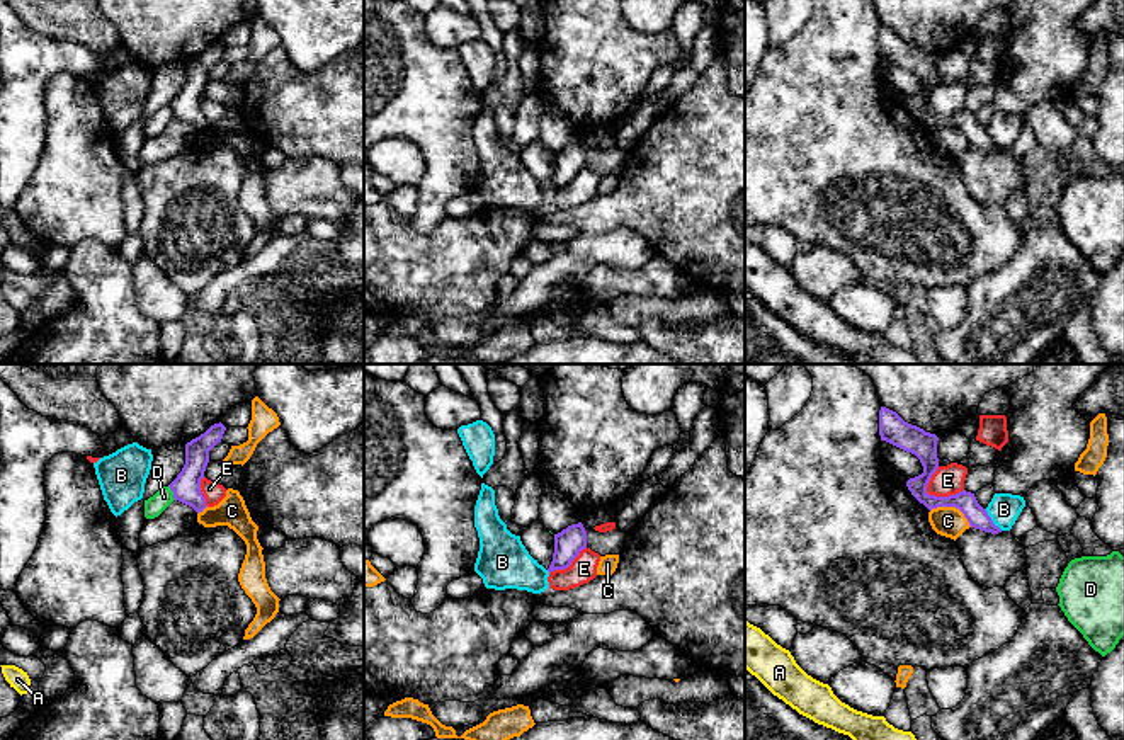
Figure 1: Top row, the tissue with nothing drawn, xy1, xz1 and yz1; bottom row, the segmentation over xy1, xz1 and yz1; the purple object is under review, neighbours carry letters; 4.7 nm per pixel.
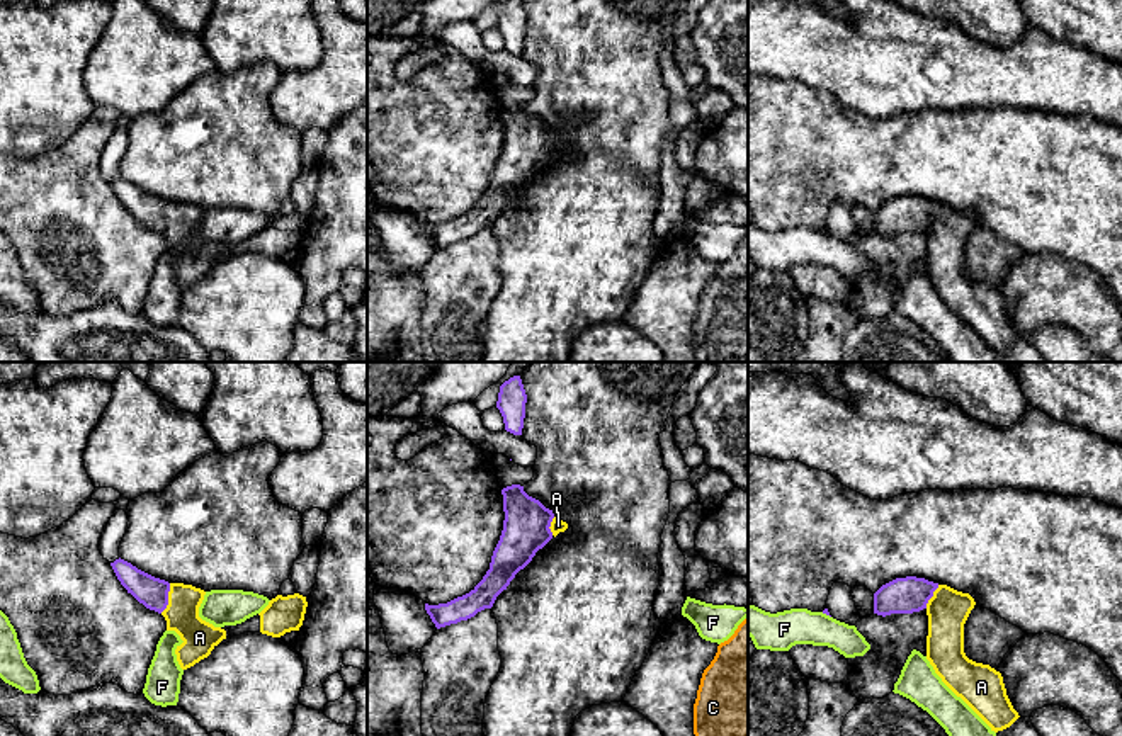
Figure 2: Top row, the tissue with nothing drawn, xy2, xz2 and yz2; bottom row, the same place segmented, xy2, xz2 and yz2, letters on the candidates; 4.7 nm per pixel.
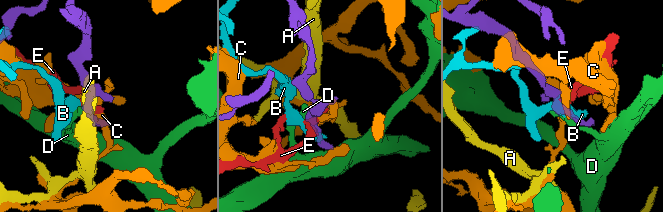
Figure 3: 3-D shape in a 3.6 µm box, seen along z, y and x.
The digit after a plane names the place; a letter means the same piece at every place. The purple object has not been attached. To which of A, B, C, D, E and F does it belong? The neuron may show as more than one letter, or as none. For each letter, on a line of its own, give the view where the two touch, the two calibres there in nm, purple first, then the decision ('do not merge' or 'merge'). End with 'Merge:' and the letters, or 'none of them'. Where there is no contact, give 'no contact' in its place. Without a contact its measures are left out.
A: meets purple in xy2; 150 nm thick on the purple side, 160 nm on the other; merge
B: meets purple in yz1; 100 nm thick on the purple side, 150 nm on the other; do not merge
C: meets purple in yz1; 100 nm thick on the purple side, 140 nm on the other; do not merge
D: meets purple in xy1; 140 nm thick on the purple side, 90 nm on the other; do not merge
E: meets purple in yz1; 110 nm thick on the purple side, 140 nm on the other; do not merge
F: meets purple in yz2; 20 nm thick on the purple side, 180 nm on the other; do not merge
Merge: A

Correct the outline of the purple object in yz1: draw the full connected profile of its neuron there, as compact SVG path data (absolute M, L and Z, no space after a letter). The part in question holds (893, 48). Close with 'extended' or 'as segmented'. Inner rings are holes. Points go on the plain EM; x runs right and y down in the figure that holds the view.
M881 26L879 54L881 60L886 60L906 71L911 71L920 78L923 92L915 97L910 97L906 100L906 105L911 114L928 129L937 126L956 126L964 133L971 146L991 153L1002 151L1002 148L993 143L986 128L978 122L974 112L966 109L949 116L935 116L927 112L927 104L939 87L939 56L935 53L925 51L923 48L905 41L896 31Z | as segmented

